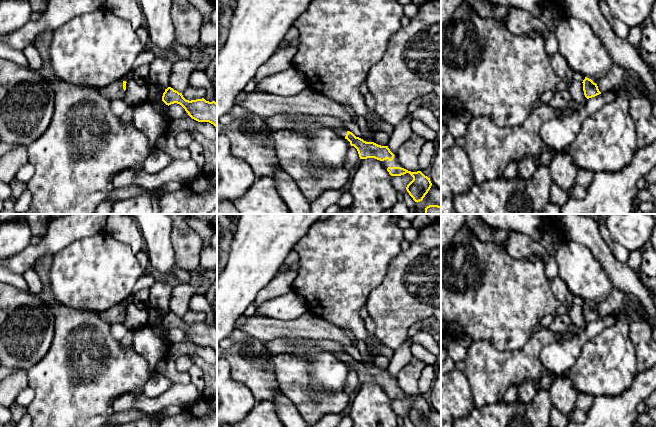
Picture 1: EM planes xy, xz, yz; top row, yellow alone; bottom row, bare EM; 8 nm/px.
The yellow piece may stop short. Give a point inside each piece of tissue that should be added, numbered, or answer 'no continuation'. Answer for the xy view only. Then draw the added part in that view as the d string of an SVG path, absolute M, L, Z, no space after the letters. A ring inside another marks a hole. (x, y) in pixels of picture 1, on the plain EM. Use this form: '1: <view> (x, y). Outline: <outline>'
1: xy (115, 314). Outline: M122 304L115 305L108 309L106 312L101 312L98 314L102 320L104 320L110 325L115 323L123 323L125 319Z

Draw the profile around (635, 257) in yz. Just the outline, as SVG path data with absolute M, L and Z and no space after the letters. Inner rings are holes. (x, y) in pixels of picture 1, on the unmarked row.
M635 250L629 253L627 264L634 272L636 272L640 267L640 263L642 261L642 253L642 250Z

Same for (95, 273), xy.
M106 230L59 250L53 254L47 269L50 291L58 303L97 313L106 312L131 296L136 281L143 274L131 248L115 240Z

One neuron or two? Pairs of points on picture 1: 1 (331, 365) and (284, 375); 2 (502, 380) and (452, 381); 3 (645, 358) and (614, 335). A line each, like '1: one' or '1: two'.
1: two
2: two
3: two

